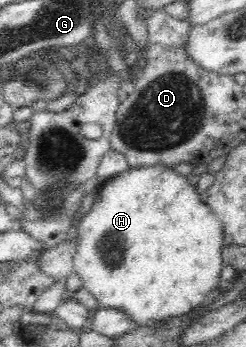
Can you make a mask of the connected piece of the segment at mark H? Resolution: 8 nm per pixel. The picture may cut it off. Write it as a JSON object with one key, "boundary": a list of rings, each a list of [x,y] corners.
{"boundary":[[[161,163],[146,167],[131,167],[126,171],[116,173],[112,177],[106,179],[98,188],[98,196],[93,202],[90,210],[80,220],[80,223],[73,227],[72,235],[77,239],[77,251],[74,254],[73,267],[75,273],[82,280],[82,288],[90,292],[99,303],[99,307],[113,307],[120,311],[125,311],[131,318],[133,323],[137,325],[154,324],[160,319],[170,319],[178,315],[189,313],[204,301],[214,297],[214,289],[219,286],[220,272],[223,265],[221,250],[224,247],[223,242],[223,224],[213,215],[211,210],[201,199],[200,194],[196,190],[196,185],[191,185],[185,175],[178,173],[175,168],[166,167]]]}

